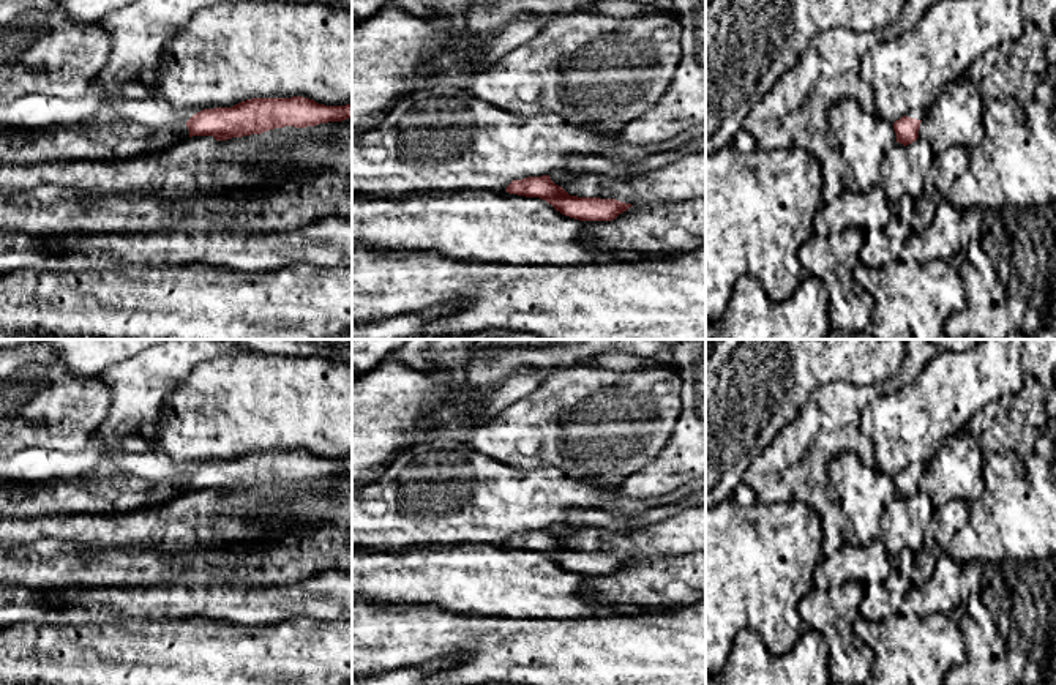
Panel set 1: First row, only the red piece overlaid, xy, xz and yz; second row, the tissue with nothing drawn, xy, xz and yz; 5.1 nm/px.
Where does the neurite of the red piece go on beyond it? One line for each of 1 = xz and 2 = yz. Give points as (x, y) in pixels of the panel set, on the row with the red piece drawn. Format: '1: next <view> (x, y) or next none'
1: next none
2: next yz (917, 112)

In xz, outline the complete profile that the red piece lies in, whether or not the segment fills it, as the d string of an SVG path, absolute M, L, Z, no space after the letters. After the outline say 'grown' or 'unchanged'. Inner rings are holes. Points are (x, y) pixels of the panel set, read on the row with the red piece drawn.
M549 175L513 180L505 191L526 197L540 197L562 215L579 221L612 221L633 207L616 199L570 196Z; unchanged

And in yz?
M922 107L911 109L904 117L893 123L897 134L897 142L904 147L919 139L920 123L925 118L925 110Z; grown

